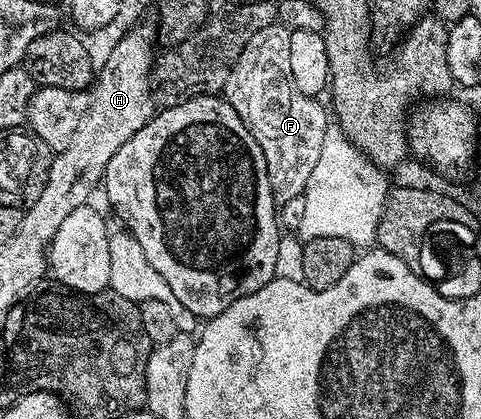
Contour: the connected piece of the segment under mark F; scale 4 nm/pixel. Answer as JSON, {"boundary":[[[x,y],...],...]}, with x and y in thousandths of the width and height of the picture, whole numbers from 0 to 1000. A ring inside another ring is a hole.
{"boundary":[[[570,60],[541,69],[522,88],[522,98],[505,110],[505,122],[486,150],[472,184],[464,215],[468,243],[478,246],[497,270],[505,298],[538,337],[538,356],[547,356],[547,375],[555,384],[555,422],[568,444],[568,475],[578,489],[605,480],[605,470],[634,463],[634,444],[647,425],[655,394],[663,387],[663,365],[672,348],[676,310],[688,301],[686,277],[659,248],[657,234],[622,227],[609,210],[605,184],[605,88],[599,64]]]}

